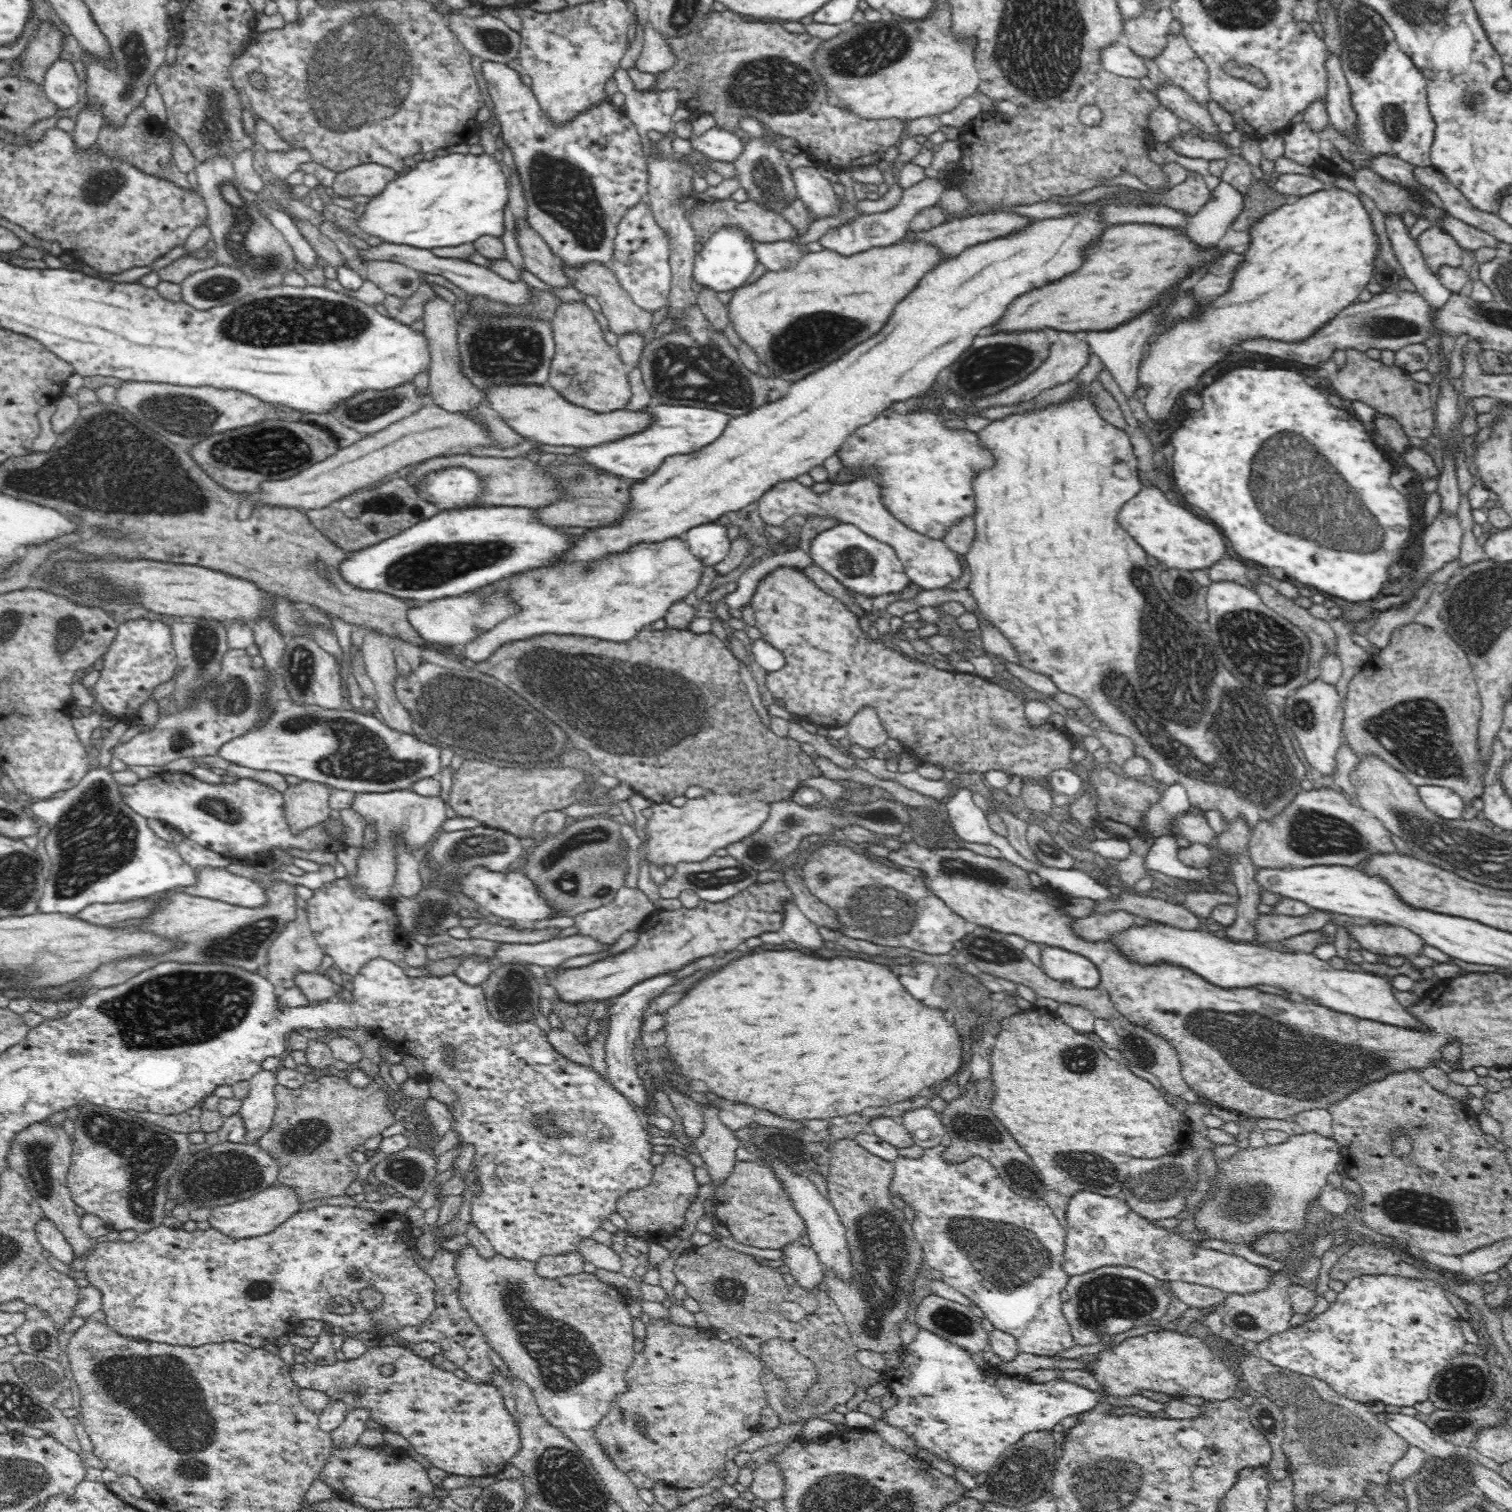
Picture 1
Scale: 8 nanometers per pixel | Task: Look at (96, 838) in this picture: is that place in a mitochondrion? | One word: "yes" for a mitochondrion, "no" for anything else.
yes

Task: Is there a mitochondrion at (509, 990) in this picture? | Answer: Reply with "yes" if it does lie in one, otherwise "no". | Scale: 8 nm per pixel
yes

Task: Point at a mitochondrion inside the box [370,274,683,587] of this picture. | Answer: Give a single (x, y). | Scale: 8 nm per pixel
(498, 350)

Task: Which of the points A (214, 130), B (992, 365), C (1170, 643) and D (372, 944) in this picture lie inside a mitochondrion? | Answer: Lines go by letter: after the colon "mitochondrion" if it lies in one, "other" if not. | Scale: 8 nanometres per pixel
A: mitochondrion
B: mitochondrion
C: mitochondrion
D: other

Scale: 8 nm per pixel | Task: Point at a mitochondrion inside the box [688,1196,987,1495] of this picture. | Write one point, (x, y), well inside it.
(885, 1261)

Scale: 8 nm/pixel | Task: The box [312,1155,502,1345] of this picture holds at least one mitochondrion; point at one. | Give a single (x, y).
(409, 1173)

